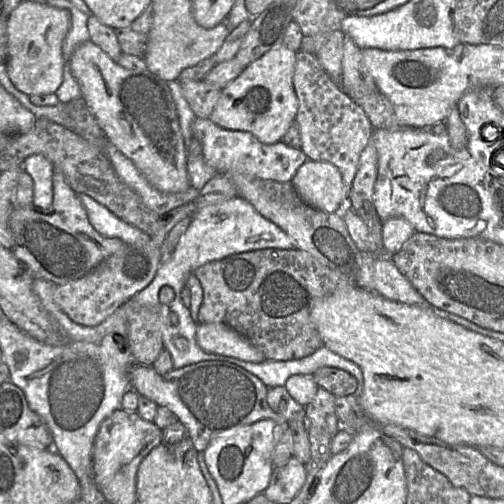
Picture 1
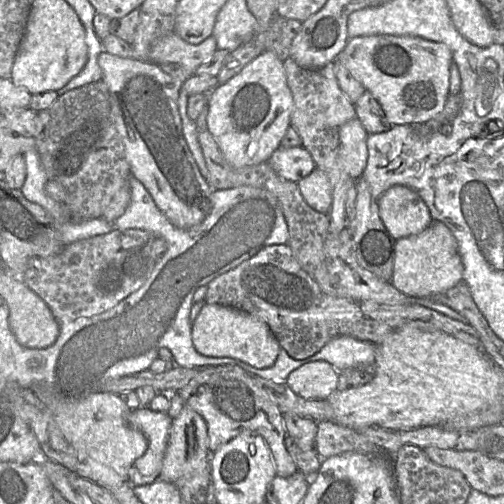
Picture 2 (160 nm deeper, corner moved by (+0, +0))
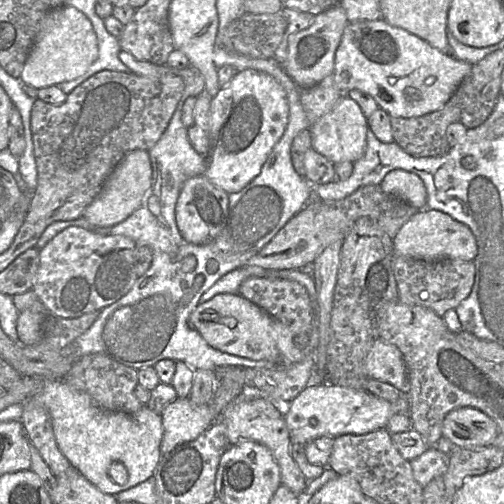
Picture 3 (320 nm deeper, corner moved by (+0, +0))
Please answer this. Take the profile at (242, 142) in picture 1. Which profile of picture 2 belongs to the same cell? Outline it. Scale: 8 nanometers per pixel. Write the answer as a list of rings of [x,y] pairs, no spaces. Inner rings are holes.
[[[280,146],[272,153],[267,163],[279,176],[296,183],[316,168],[311,154],[302,146]]]

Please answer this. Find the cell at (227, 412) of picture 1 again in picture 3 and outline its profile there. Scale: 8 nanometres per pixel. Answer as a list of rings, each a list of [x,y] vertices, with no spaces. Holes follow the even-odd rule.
[[[241,393],[228,404],[219,420],[226,427],[226,435],[230,446],[247,441],[266,446],[280,468],[281,484],[288,487],[293,493],[302,495],[307,480],[290,453],[290,436],[284,419],[284,410],[281,410],[280,407],[267,399],[244,397]]]

